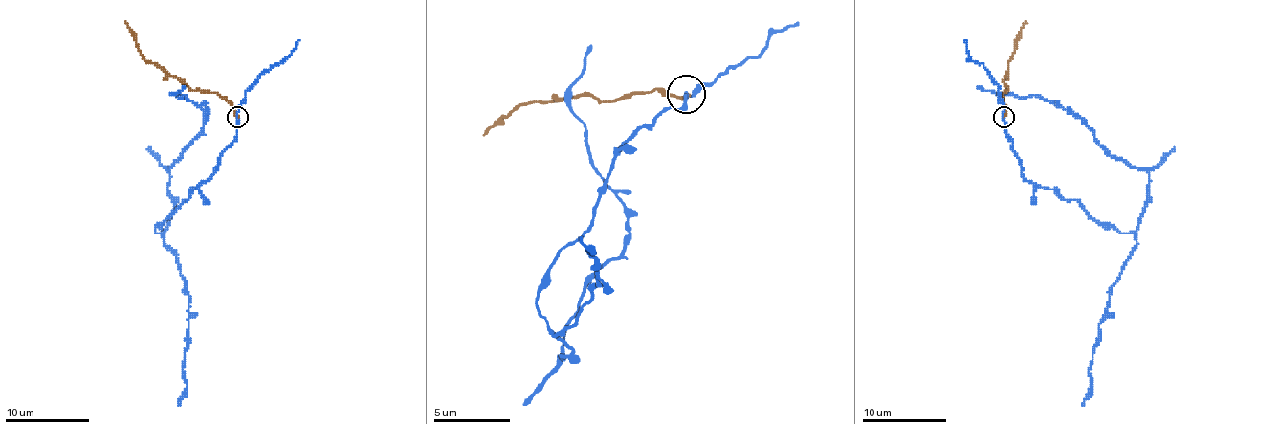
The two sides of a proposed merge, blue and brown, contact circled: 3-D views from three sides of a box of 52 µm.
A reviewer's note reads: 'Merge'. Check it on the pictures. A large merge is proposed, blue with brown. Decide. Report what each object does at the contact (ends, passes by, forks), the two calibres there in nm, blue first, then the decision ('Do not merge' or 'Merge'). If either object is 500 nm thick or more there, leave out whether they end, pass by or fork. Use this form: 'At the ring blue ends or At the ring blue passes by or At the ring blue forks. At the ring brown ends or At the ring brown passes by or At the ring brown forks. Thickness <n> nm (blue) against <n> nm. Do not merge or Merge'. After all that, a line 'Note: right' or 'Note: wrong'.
At the ring blue passes by. At the ring brown ends. Thickness 170 nm (blue) against 240 nm. Do not merge
Note: wrong

